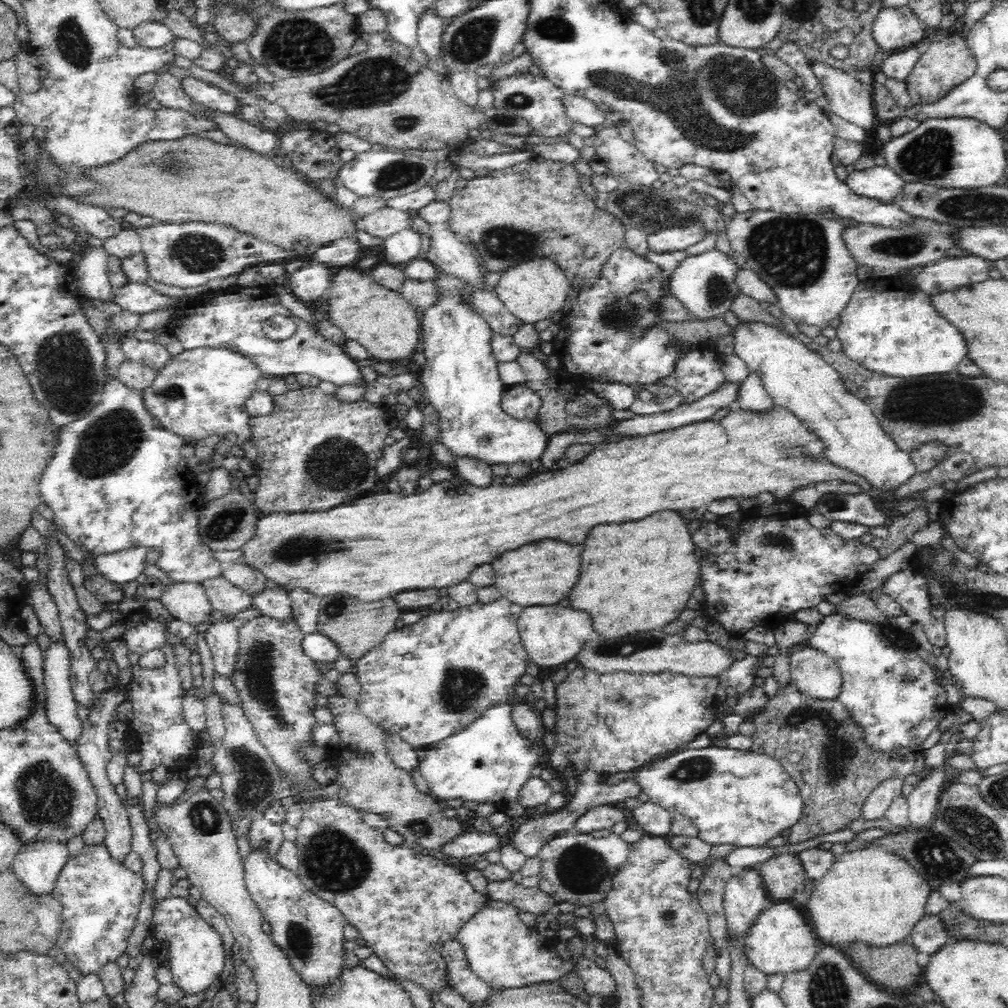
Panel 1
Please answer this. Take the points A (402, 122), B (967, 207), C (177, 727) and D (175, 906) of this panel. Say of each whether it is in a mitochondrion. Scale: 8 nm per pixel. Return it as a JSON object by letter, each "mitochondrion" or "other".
{"A":"mitochondrion","B":"mitochondrion","C":"other","D":"other"}

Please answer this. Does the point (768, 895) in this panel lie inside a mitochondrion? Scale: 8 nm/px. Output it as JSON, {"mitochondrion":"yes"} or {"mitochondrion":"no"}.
{"mitochondrion":"no"}

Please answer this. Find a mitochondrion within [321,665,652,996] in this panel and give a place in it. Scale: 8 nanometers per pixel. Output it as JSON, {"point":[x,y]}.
{"point":[581,868]}

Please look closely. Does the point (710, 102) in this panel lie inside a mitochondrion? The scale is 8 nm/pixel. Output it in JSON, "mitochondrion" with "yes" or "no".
{"mitochondrion":"yes"}

